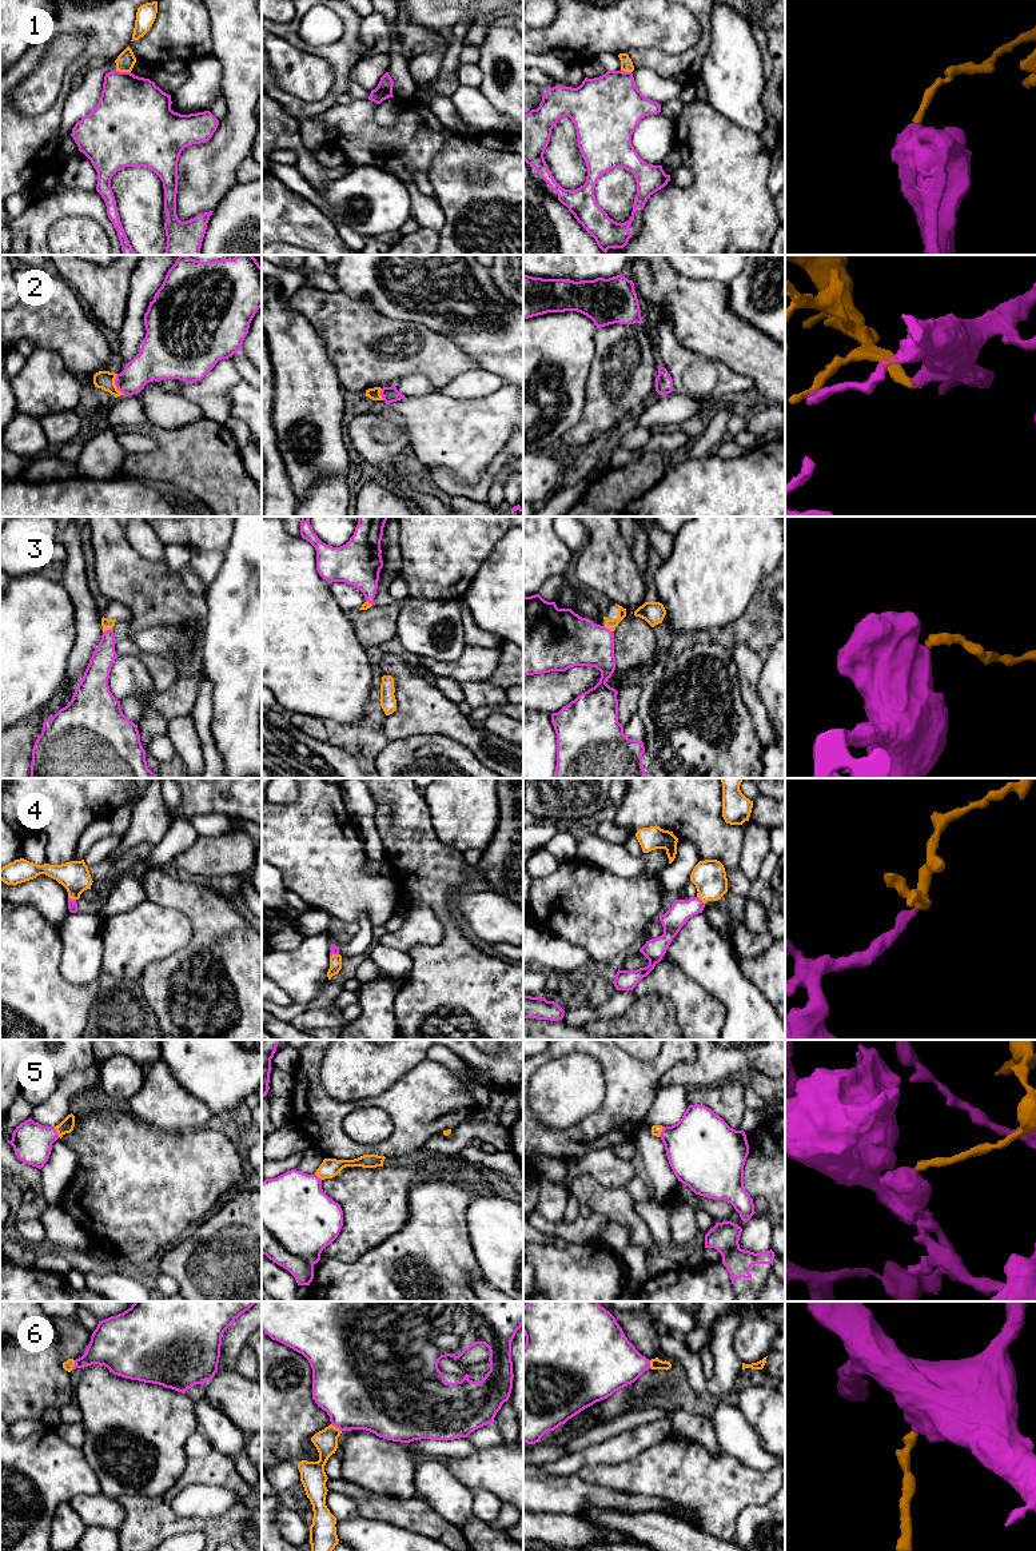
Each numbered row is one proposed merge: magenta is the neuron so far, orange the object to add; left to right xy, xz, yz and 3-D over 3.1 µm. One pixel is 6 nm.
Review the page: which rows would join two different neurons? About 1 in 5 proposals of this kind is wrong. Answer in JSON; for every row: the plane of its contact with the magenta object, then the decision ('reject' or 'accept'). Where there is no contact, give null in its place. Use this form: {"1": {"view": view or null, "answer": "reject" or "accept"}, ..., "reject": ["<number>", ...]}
{"1": {"view": "xy", "answer": "reject"}, "2": {"view": "xy", "answer": "accept"}, "3": {"view": "xy", "answer": "accept"}, "4": {"view": "xy", "answer": "accept"}, "5": {"view": "yz", "answer": "accept"}, "6": {"view": "xz", "answer": "accept"}, "reject": ["1"]}

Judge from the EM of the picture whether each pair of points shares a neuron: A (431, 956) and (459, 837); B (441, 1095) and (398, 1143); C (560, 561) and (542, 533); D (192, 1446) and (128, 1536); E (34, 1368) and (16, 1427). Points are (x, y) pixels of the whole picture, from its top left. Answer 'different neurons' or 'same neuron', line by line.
A: different neurons
B: same neuron
C: same neuron
D: different neurons
E: different neurons

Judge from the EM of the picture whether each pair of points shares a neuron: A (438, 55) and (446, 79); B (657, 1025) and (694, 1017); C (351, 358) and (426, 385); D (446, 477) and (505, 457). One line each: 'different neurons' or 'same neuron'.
A: different neurons
B: different neurons
C: different neurons
D: different neurons

